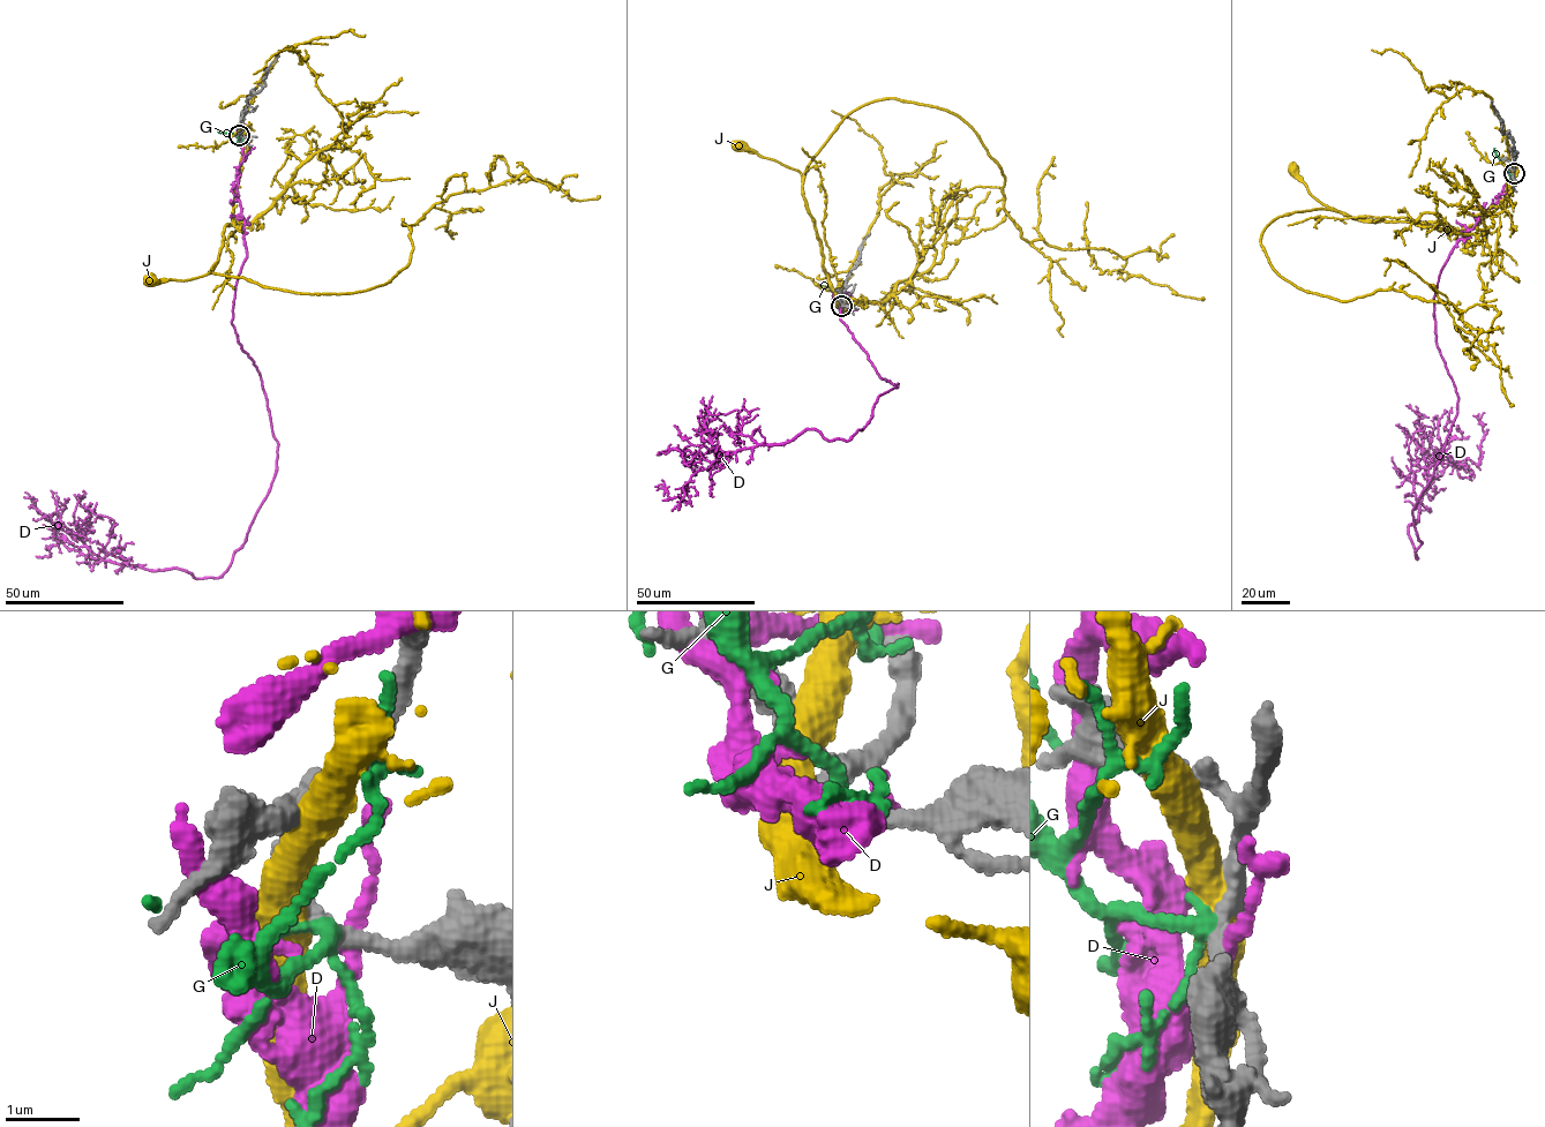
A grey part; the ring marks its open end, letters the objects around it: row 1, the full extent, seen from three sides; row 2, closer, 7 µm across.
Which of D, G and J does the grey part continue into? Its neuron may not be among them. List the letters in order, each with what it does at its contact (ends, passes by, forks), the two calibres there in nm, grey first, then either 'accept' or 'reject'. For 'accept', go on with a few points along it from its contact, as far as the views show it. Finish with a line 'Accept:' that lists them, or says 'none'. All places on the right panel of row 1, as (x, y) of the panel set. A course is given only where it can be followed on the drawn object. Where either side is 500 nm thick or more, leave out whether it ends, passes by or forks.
D: it passes by; calibres 220 and 160 nm; reject
G: it passes by; calibres 240 and 160 nm; reject
J: calibres 260 and 500 nm; reject
Accept: none

